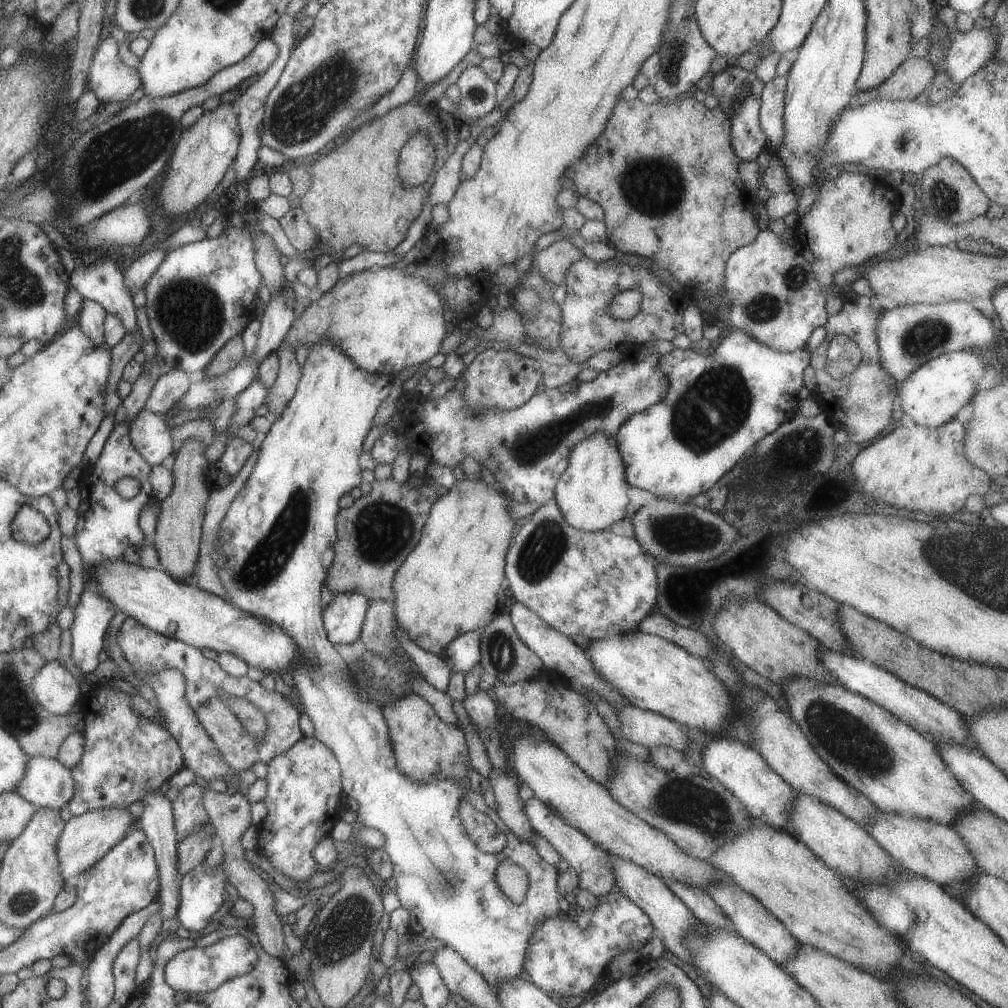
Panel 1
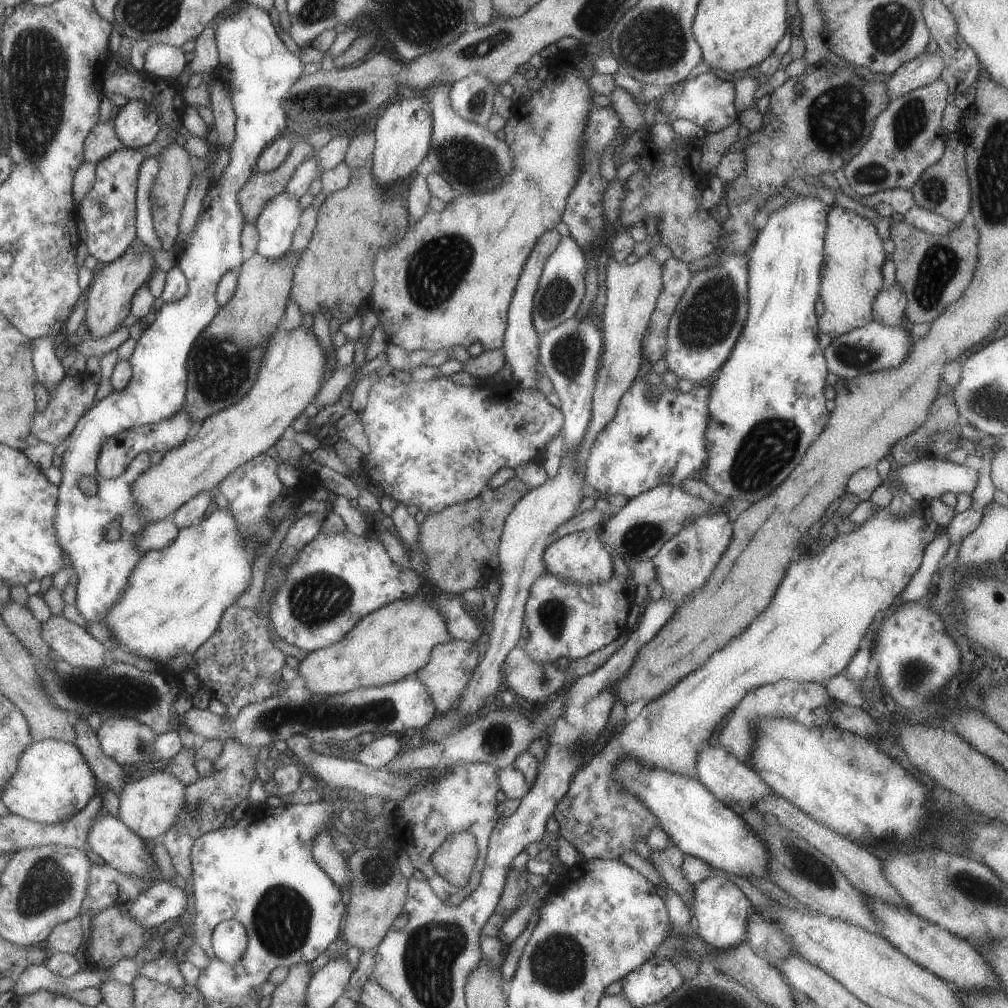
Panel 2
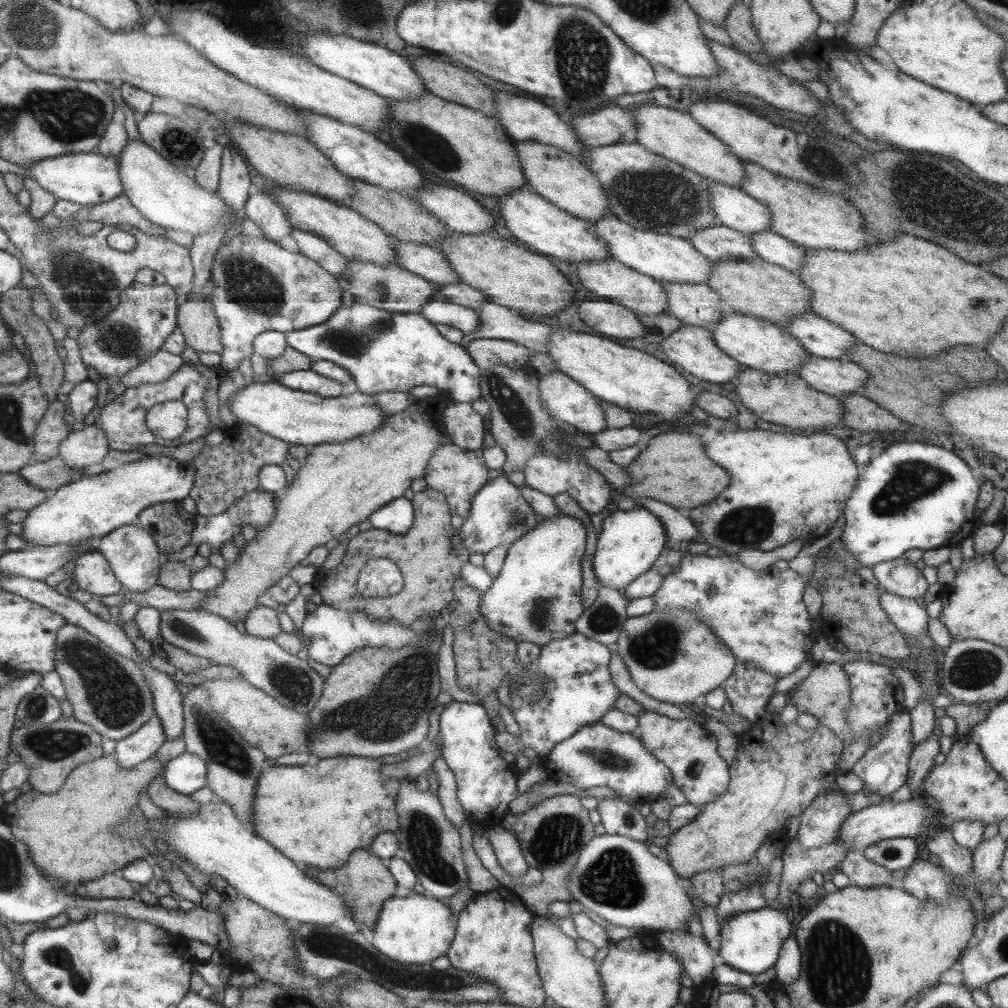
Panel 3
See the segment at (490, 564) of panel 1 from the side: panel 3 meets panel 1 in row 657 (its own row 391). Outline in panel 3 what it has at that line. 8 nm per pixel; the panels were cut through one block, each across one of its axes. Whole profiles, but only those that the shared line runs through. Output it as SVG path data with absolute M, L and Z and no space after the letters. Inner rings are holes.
M443 392L435 393L423 400L417 399L405 410L390 414L379 427L363 436L353 437L343 442L319 443L313 445L304 459L304 466L293 476L285 492L273 493L275 516L271 516L268 526L257 531L255 539L240 550L239 559L226 563L222 570L224 578L213 591L206 592L206 598L195 608L204 610L235 624L245 619L247 613L256 608L258 598L272 586L272 582L288 575L295 564L305 560L316 546L325 545L330 539L338 540L349 527L365 521L375 509L403 496L415 478L423 477L423 470L431 454L443 444L451 443L450 436L441 422L441 410L451 402Z

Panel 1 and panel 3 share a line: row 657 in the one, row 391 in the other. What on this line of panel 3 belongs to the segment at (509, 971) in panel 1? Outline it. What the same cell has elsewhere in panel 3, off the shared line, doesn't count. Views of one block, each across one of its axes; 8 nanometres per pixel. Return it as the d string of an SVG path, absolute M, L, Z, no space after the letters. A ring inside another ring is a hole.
M293 370L278 376L281 384L291 390L318 394L321 397L337 397L341 393L342 385L331 378L321 376L309 370Z

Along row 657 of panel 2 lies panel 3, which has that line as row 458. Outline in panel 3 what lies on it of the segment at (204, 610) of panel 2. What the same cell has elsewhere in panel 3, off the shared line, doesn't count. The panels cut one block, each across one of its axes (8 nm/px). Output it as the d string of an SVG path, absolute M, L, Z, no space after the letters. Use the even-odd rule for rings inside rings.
M147 455L119 464L97 474L85 473L79 479L61 485L51 498L45 498L23 518L21 536L27 545L71 545L83 540L100 539L116 528L136 522L139 512L155 502L180 501L193 486L192 462L179 463L165 455Z

